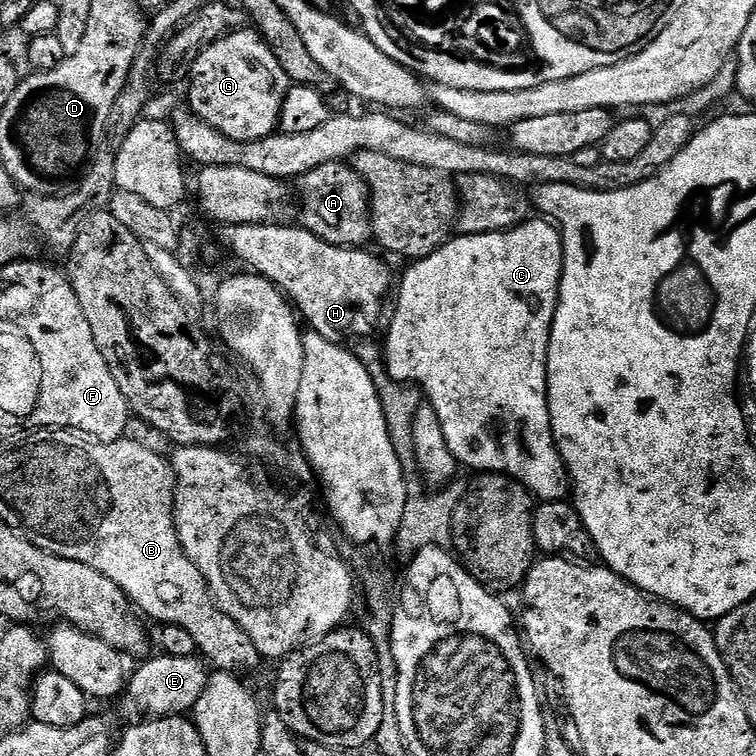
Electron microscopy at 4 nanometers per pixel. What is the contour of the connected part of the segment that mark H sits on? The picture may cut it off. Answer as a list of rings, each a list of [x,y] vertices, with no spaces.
[[[284,222],[229,224],[223,229],[224,240],[228,248],[257,276],[265,276],[275,284],[285,297],[294,305],[295,311],[302,317],[303,323],[322,338],[335,344],[344,344],[348,340],[367,337],[368,327],[380,316],[384,308],[384,299],[389,299],[394,288],[393,269],[383,259],[371,256],[364,248],[339,248],[322,242],[305,228],[293,226],[287,228]]]

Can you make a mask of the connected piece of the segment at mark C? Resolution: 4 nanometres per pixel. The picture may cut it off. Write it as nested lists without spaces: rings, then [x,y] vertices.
[[[530,218],[525,224],[519,224],[509,232],[491,232],[477,236],[457,235],[449,239],[441,248],[435,248],[428,256],[409,263],[403,272],[404,277],[401,280],[399,277],[398,287],[394,292],[396,309],[393,310],[392,321],[388,324],[388,337],[385,338],[384,344],[382,342],[384,363],[388,365],[390,375],[397,378],[413,376],[417,380],[415,383],[419,391],[438,414],[438,422],[442,422],[442,434],[446,434],[446,446],[450,446],[457,465],[464,467],[465,464],[466,467],[473,468],[473,473],[476,474],[497,472],[514,478],[519,484],[526,486],[533,497],[540,502],[567,501],[570,496],[568,468],[556,449],[556,439],[552,433],[552,419],[548,409],[548,347],[552,323],[556,317],[556,307],[560,301],[560,283],[564,273],[564,237],[561,236],[559,227],[544,218]]]

